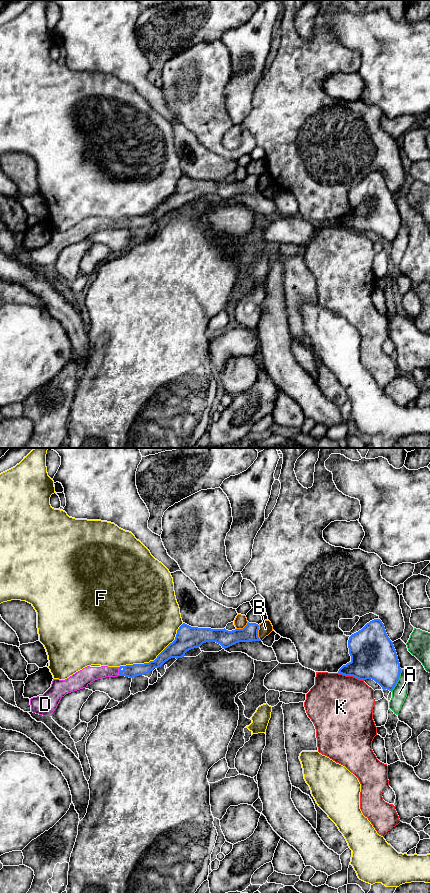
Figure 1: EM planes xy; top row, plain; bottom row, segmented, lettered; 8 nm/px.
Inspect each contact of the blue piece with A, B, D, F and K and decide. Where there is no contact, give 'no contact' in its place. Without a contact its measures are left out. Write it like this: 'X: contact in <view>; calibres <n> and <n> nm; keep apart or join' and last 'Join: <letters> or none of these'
A: contact in xy; calibres 340 and 120 nm; keep apart
B: contact in xy; calibres 140 and 110 nm; keep apart
D: contact in xy; calibres 100 and 130 nm; join
F: contact in xy; calibres 140 and 480 nm; keep apart
K: contact in xy; calibres 360 and 480 nm; keep apart
Join: D

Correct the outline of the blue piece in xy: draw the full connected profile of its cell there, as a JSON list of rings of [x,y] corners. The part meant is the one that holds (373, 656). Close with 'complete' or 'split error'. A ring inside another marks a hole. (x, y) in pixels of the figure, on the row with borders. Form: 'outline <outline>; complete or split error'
outline [[[380,619],[367,623],[348,640],[351,661],[343,665],[338,674],[359,680],[372,679],[382,689],[392,692],[400,673],[400,663],[393,642]]]; complete

